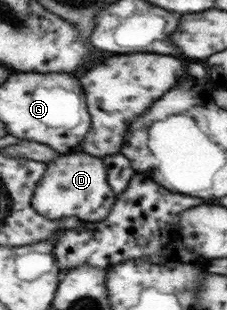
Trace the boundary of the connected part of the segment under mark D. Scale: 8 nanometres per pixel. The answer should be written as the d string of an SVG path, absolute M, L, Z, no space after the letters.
M70 152L60 155L47 163L47 170L35 184L31 204L40 216L48 220L64 219L67 216L80 221L99 221L111 212L116 194L107 183L106 166L100 157L84 152Z

